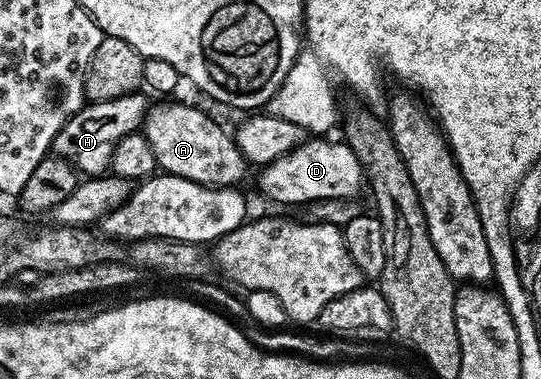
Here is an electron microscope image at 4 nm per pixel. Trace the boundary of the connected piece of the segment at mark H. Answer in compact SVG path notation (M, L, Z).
M142 93L116 97L112 101L87 102L60 129L52 148L55 156L70 162L83 176L97 177L110 171L112 149L120 137L135 134L145 124L148 110L147 96Z

